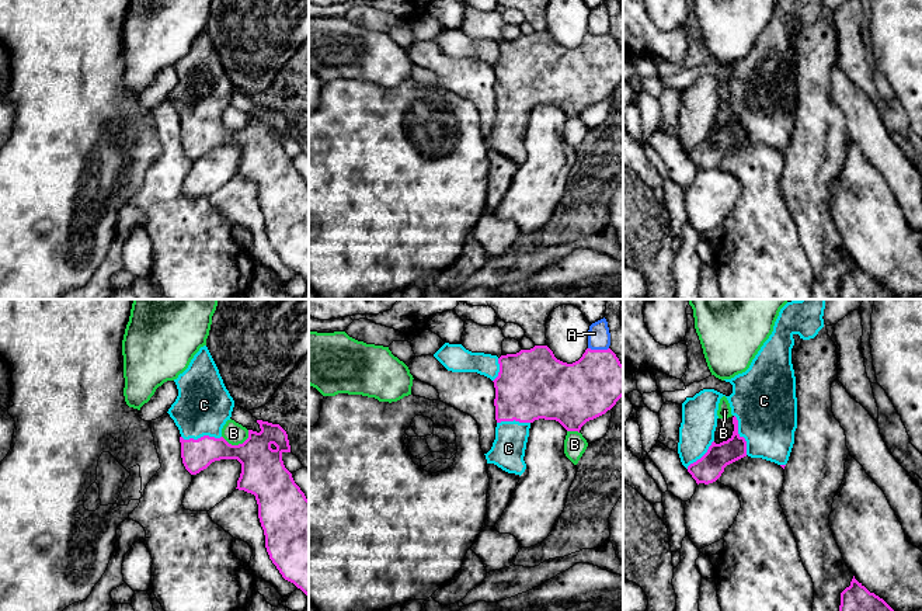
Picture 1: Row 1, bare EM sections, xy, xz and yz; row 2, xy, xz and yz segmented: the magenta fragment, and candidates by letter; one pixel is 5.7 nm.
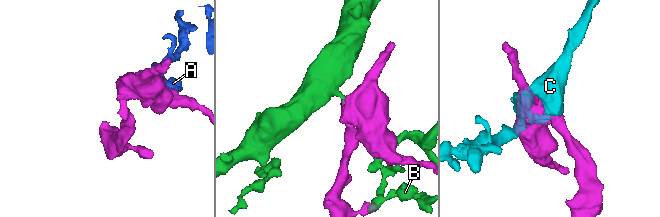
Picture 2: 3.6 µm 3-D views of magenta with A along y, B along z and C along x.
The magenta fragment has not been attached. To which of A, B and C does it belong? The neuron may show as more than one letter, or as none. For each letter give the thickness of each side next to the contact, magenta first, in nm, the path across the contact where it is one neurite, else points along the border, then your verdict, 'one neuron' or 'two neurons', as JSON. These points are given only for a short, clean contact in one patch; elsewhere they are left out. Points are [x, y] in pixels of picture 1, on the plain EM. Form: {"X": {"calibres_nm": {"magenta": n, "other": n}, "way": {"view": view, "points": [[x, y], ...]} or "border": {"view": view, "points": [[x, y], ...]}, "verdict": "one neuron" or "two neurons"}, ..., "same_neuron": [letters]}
{"A": {"calibres_nm": {"magenta": 340, "other": 130}, "verdict": "two neurons"}, "B": {"calibres_nm": {"magenta": 260, "other": 120}, "verdict": "two neurons"}, "C": {"calibres_nm": {"magenta": 150, "other": 380}, "verdict": "one neuron"}, "same_neuron": ["C"]}

